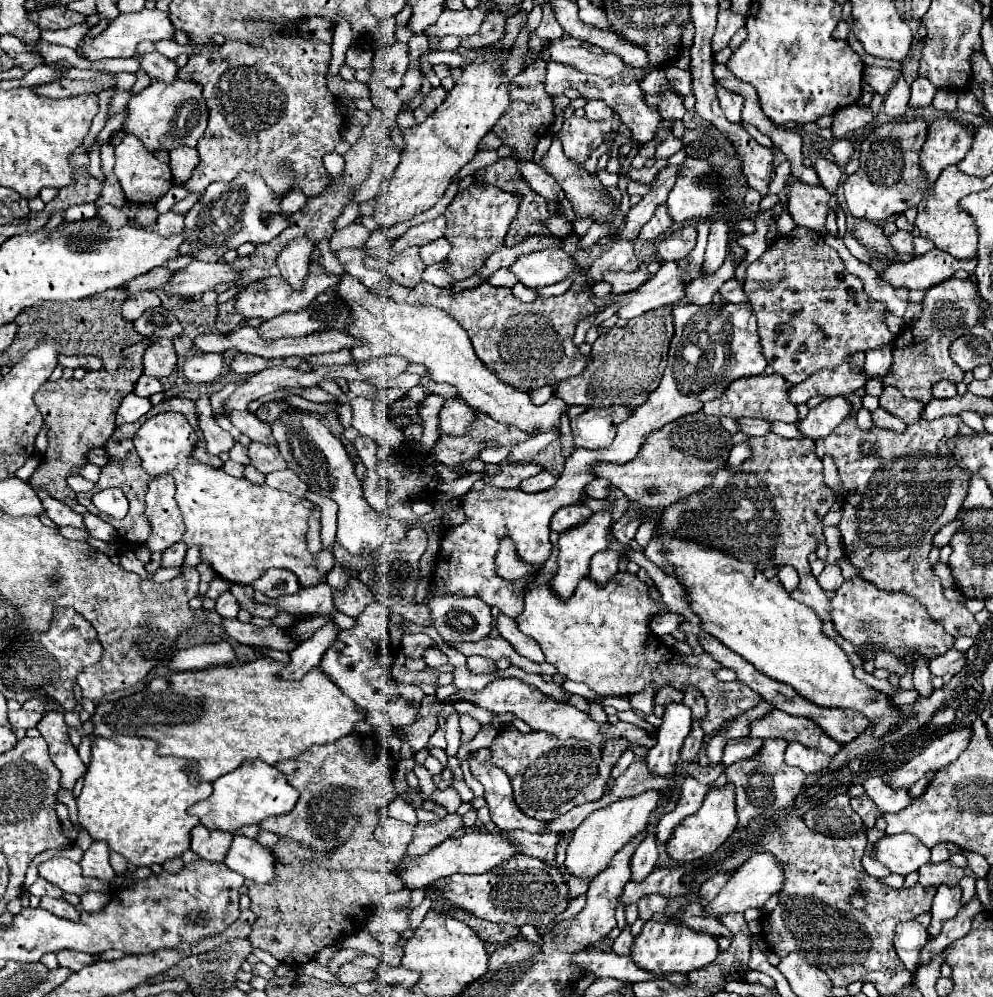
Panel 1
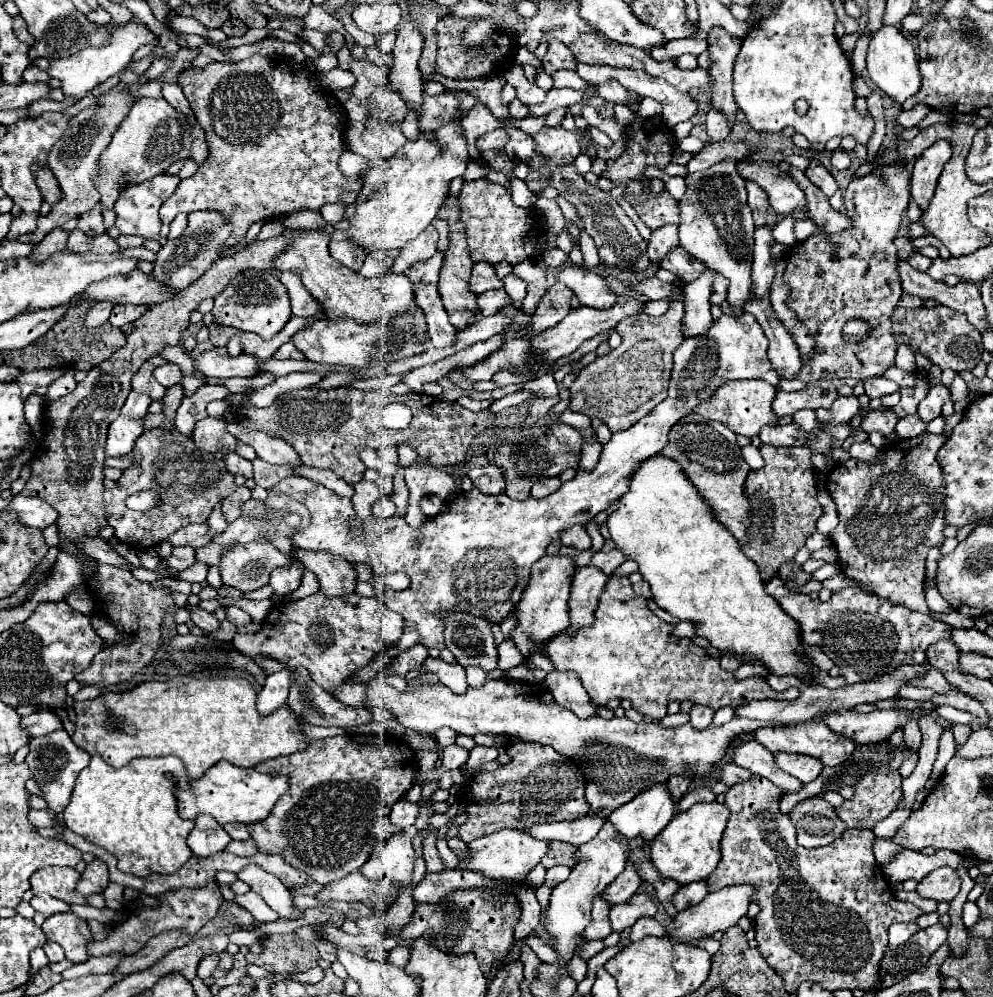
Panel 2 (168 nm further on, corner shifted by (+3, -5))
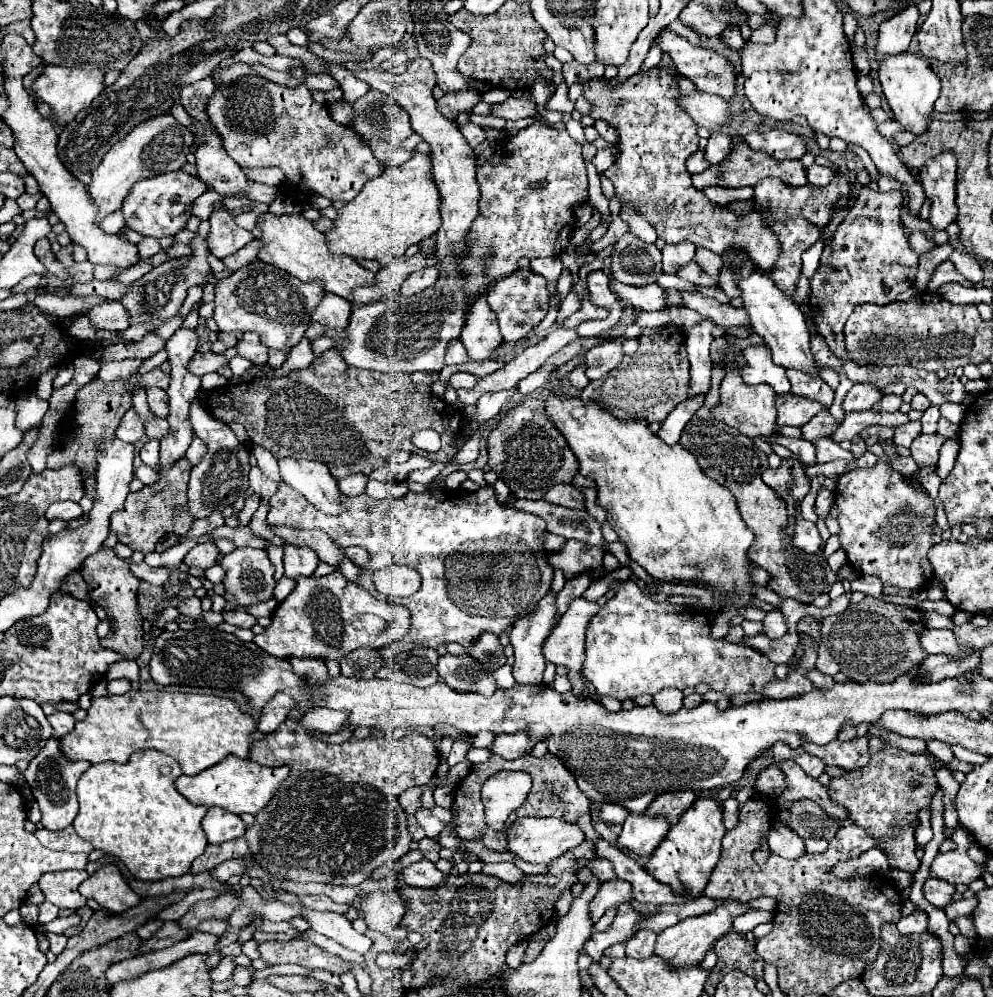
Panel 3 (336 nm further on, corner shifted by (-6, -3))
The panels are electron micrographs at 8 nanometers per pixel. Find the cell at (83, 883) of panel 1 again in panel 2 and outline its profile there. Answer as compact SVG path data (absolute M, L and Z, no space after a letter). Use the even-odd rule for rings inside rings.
M43 868L31 876L33 894L49 894L67 904L85 904L85 898L75 890L79 872L75 868Z

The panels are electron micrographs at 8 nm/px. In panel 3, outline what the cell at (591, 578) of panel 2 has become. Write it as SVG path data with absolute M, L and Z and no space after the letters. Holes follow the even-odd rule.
M582 596L574 598L572 604L568 606L566 614L560 618L556 630L552 630L552 638L548 638L548 642L544 642L544 658L548 658L548 662L552 664L562 664L568 668L568 680L572 684L572 694L578 698L586 698L588 696L588 688L582 682L582 666L584 666L584 644L586 644L586 628L592 622L592 618L600 612L598 602L590 602Z

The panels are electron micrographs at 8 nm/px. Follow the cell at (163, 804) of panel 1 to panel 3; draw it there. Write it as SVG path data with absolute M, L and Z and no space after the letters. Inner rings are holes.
M138 750L126 764L90 766L78 780L80 810L72 822L76 834L94 848L120 858L138 880L158 882L186 874L208 846L200 830L208 808L192 806L178 794L174 782L180 774L180 764L158 750Z

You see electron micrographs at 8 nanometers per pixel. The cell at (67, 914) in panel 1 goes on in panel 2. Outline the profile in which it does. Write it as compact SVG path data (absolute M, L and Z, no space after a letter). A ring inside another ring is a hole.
M63 912L57 916L49 916L41 928L49 940L63 946L67 960L71 960L73 964L89 960L87 944L93 938L85 920L77 918L73 912Z

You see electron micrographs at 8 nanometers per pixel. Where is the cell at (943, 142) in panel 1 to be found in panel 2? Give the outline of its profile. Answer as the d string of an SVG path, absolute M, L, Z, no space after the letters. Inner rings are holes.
M939 140L915 160L911 174L911 198L919 204L921 210L927 210L935 186L939 182L939 176L943 172L943 166L949 162L949 158L951 158L951 144L947 140Z

